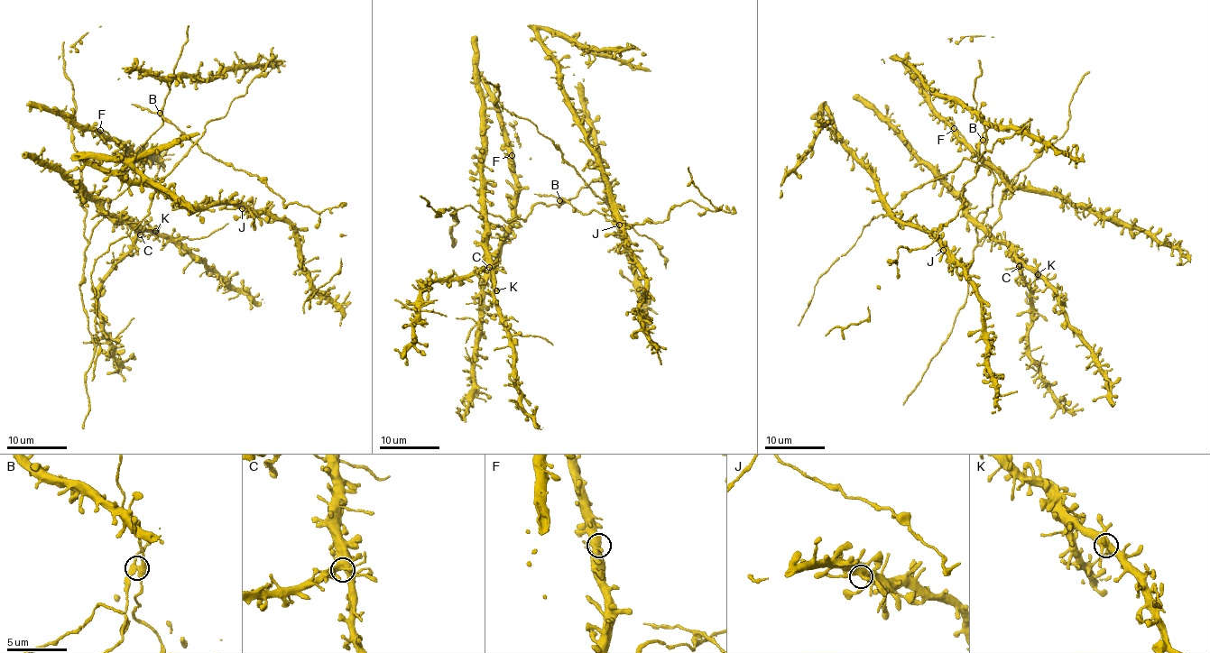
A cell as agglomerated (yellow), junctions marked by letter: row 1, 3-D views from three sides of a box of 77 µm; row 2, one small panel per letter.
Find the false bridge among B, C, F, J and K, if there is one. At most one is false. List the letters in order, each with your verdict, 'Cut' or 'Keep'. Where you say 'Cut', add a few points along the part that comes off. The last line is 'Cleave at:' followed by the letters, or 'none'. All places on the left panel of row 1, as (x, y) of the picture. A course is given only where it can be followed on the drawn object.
B: Cut
C: Keep
F: Keep
J: Keep
K: Keep
Cleave at: B

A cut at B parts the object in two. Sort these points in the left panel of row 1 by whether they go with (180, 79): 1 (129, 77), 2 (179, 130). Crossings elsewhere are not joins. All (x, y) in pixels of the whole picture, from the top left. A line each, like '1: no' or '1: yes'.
1: yes
2: no

